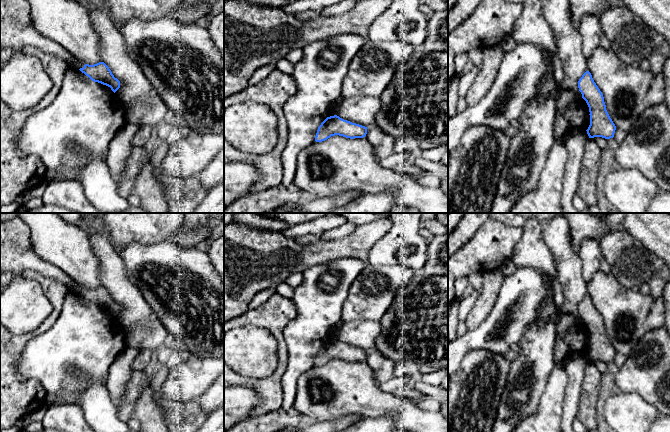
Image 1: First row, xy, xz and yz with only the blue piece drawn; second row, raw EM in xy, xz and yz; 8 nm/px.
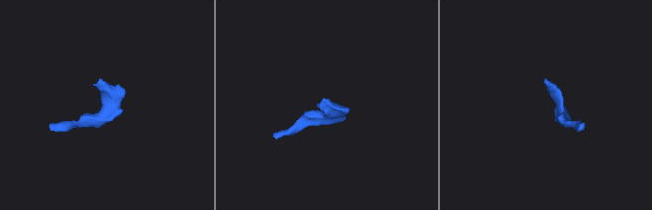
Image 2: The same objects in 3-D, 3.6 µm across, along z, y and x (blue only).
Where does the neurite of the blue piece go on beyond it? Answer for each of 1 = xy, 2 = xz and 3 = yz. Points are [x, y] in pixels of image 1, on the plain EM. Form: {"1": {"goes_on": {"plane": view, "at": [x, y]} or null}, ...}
{"1": {"goes_on": {"plane": "xy", "at": [16, 252]}}, "2": {"goes_on": null}, "3": {"goes_on": null}}

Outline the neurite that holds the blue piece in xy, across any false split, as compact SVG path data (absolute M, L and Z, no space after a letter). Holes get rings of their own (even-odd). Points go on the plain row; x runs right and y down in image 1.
M16 217L0 222L0 273L23 269L34 269L45 277L63 283L69 291L79 293L92 305L110 311L114 317L120 312L120 305L104 286L85 288L57 266L41 259L33 250L29 227Z

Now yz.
M589 295L579 303L578 312L589 331L590 349L586 354L589 362L613 362L616 350L606 334L603 318Z

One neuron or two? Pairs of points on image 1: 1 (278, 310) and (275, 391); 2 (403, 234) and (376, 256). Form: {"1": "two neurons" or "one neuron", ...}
{"1": "one neuron", "2": "one neuron"}

